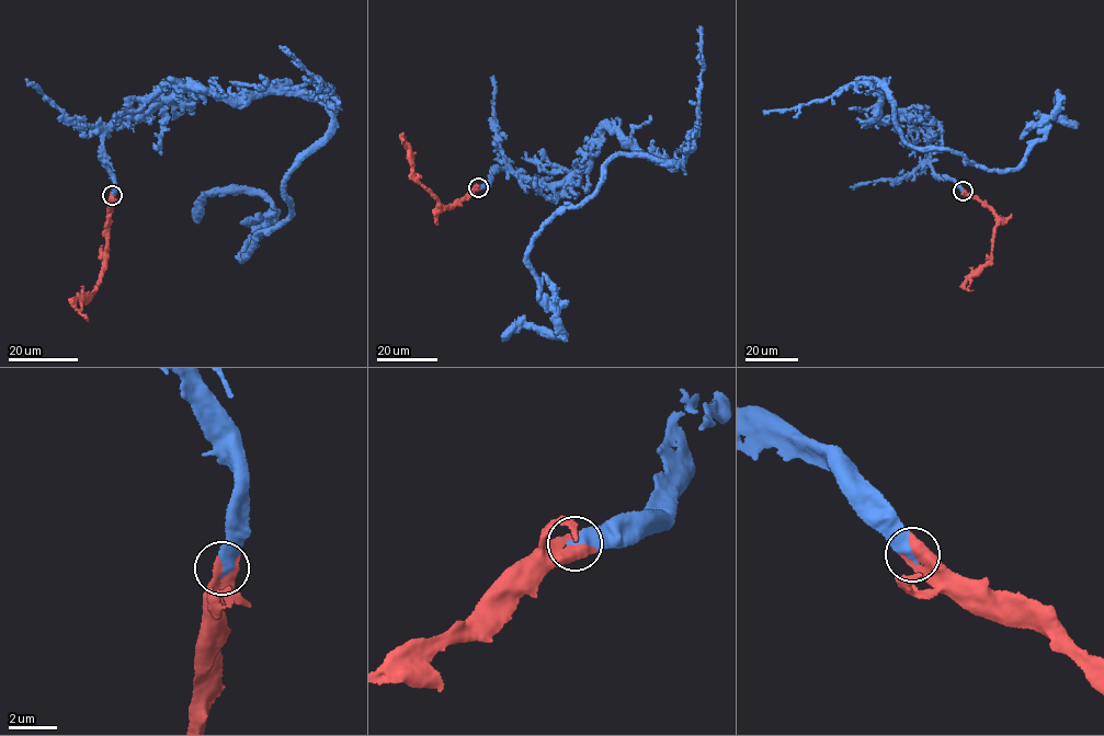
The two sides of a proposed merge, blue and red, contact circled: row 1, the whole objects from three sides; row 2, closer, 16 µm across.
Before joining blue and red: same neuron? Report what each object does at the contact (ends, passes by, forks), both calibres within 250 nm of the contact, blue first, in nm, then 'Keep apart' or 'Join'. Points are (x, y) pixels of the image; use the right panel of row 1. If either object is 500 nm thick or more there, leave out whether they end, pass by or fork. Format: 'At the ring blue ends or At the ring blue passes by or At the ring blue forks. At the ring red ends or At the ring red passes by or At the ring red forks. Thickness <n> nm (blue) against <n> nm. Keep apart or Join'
At the ring blue ends. At the ring red ends. Thickness 440 nm (blue) against 380 nm. Join

